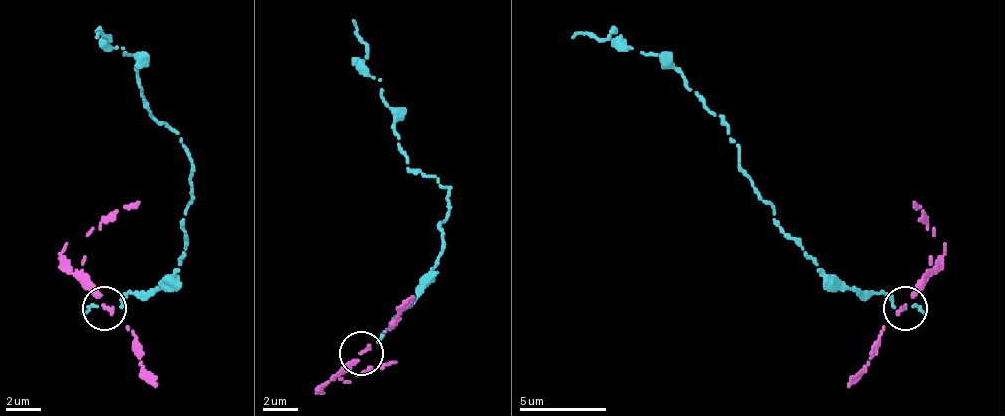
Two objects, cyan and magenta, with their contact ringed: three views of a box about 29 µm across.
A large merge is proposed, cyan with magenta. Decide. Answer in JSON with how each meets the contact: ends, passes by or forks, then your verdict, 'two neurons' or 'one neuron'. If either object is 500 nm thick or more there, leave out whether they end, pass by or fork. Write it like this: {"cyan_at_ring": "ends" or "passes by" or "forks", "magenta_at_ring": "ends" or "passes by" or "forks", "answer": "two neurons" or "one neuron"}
{"cyan_at_ring": "ends", "magenta_at_ring": "ends", "answer": "two neurons"}

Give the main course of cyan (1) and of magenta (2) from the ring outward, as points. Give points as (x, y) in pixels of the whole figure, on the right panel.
1: (904, 307), (882, 294), (856, 294), (786, 233), (716, 115), (655, 53), (620, 49), (585, 31), (571, 36)
2: (904, 307), (926, 268), (935, 237), (913, 202)

